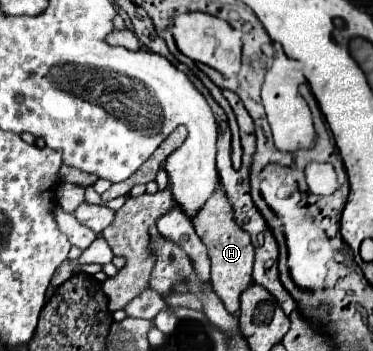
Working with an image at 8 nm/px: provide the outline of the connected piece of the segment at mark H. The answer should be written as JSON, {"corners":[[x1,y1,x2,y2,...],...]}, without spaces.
{"corners":[[222,185,216,187,214,195,204,203,204,207,192,217,192,225,202,239,202,243,208,249,212,273,210,283,214,287,214,293,222,299,226,311,236,313,240,307,240,293,252,283,252,263,254,263,254,249,250,235,240,229,234,221,234,207,224,191]]}

